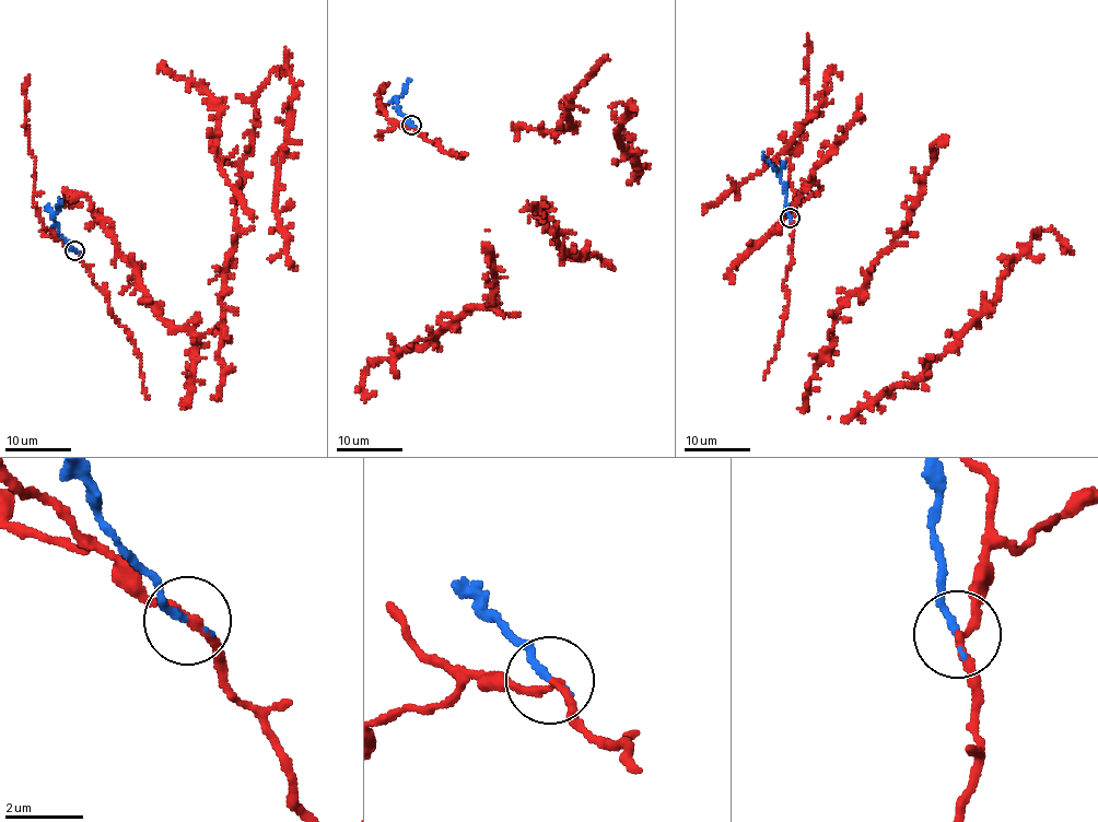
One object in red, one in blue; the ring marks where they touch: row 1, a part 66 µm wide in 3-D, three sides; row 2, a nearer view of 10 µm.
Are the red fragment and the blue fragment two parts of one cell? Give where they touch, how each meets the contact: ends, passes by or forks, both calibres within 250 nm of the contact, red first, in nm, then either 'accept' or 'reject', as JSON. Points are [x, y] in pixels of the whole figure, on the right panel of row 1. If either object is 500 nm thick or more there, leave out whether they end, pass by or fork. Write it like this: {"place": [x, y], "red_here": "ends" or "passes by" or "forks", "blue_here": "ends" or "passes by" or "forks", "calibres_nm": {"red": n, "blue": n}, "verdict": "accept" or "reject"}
{"place": [790, 218], "red_here": "passes by", "blue_here": "ends", "calibres_nm": {"red": 190, "blue": 200}, "verdict": "reject"}

